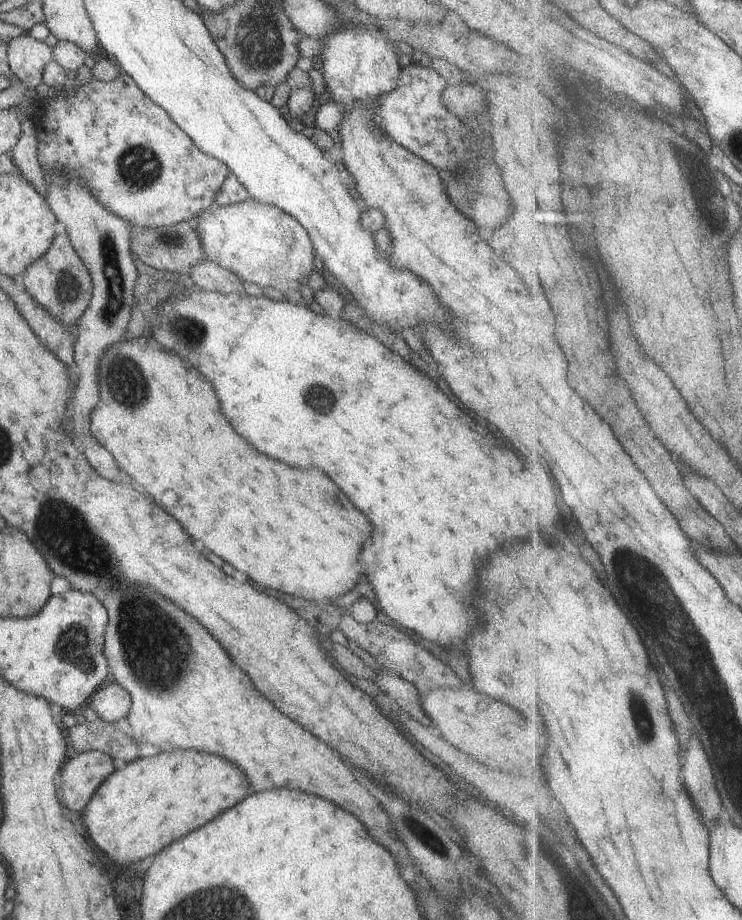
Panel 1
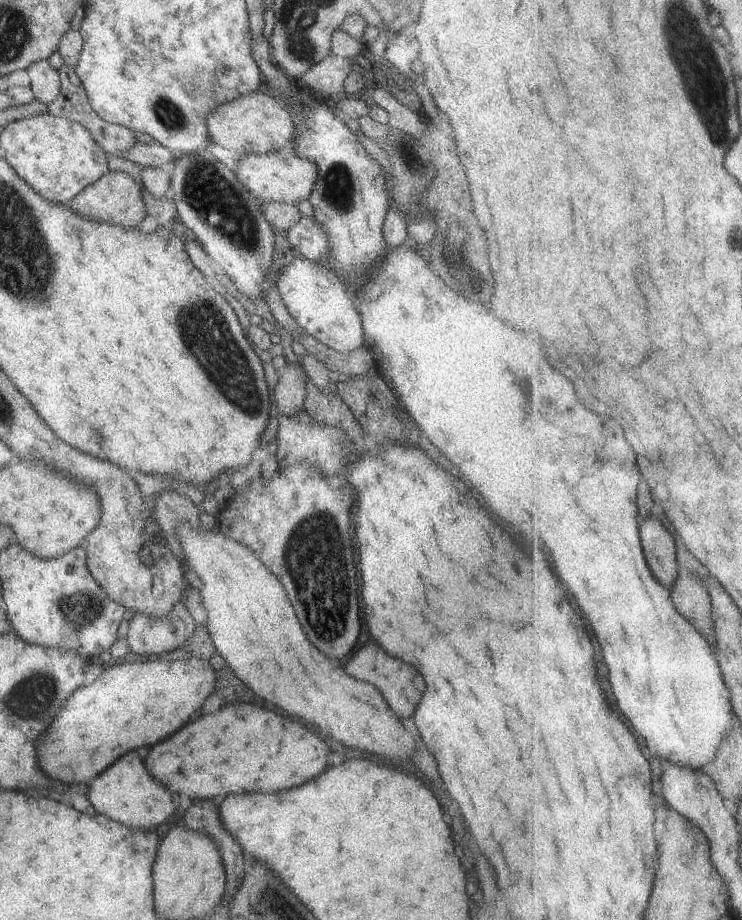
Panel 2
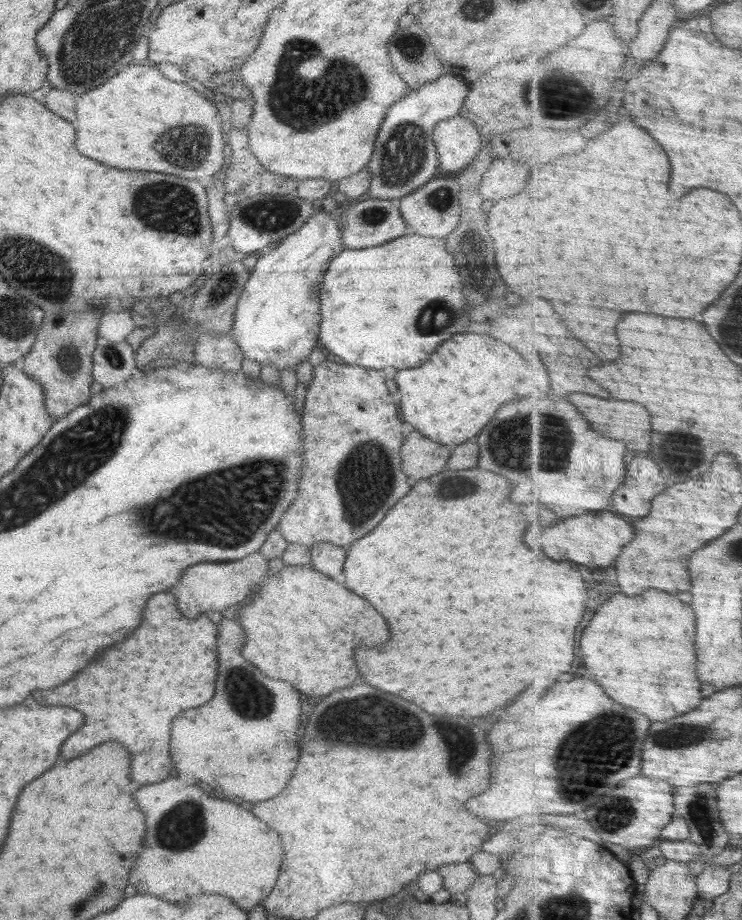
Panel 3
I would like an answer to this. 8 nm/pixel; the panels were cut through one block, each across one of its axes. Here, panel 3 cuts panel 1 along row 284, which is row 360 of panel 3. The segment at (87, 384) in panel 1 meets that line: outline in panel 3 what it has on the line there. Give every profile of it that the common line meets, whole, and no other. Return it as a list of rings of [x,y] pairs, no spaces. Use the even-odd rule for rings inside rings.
[[[99,337],[93,352],[93,380],[104,388],[128,380],[137,367],[135,351],[126,341],[110,342]]]

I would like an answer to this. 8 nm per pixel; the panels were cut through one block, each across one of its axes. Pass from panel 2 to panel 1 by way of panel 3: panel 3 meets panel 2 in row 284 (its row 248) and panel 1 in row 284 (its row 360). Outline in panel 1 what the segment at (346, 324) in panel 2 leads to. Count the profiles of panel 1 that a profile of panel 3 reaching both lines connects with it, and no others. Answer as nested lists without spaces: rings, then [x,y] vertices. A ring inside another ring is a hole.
[[[244,200],[240,204],[216,205],[206,212],[198,214],[193,222],[199,236],[205,258],[233,272],[242,282],[250,282],[262,288],[270,286],[283,294],[288,290],[298,290],[308,284],[308,274],[314,268],[314,250],[308,238],[308,232],[296,222],[296,218],[288,216],[274,205],[260,204],[256,200]]]

